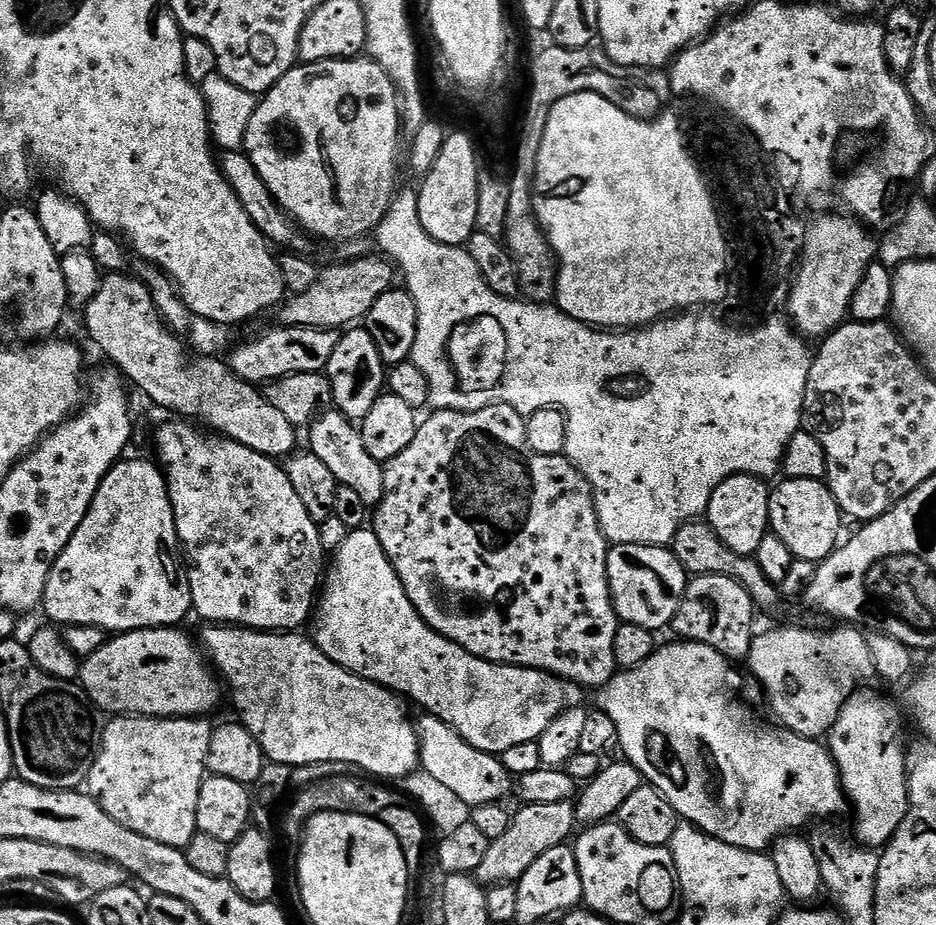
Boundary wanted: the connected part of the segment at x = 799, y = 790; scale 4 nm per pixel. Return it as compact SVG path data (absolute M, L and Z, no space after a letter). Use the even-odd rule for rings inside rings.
M675 643L668 644L665 648L664 645L657 647L656 651L650 654L650 658L646 658L646 662L642 662L637 668L617 671L611 682L599 689L598 708L608 715L610 722L614 722L619 751L624 751L621 752L623 759L633 764L639 770L641 777L663 794L666 802L674 806L677 817L683 818L689 824L695 824L700 831L713 836L715 840L721 840L747 852L767 853L781 836L799 833L801 831L799 828L807 829L809 825L821 818L834 818L832 816L840 816L844 811L846 813L849 811L850 805L844 795L844 788L840 785L840 772L836 769L832 753L820 740L802 738L780 726L771 728L768 724L759 724L755 714L752 713L755 711L741 699L737 689L736 692L732 689L732 672L728 669L730 661L727 656L705 644Z

